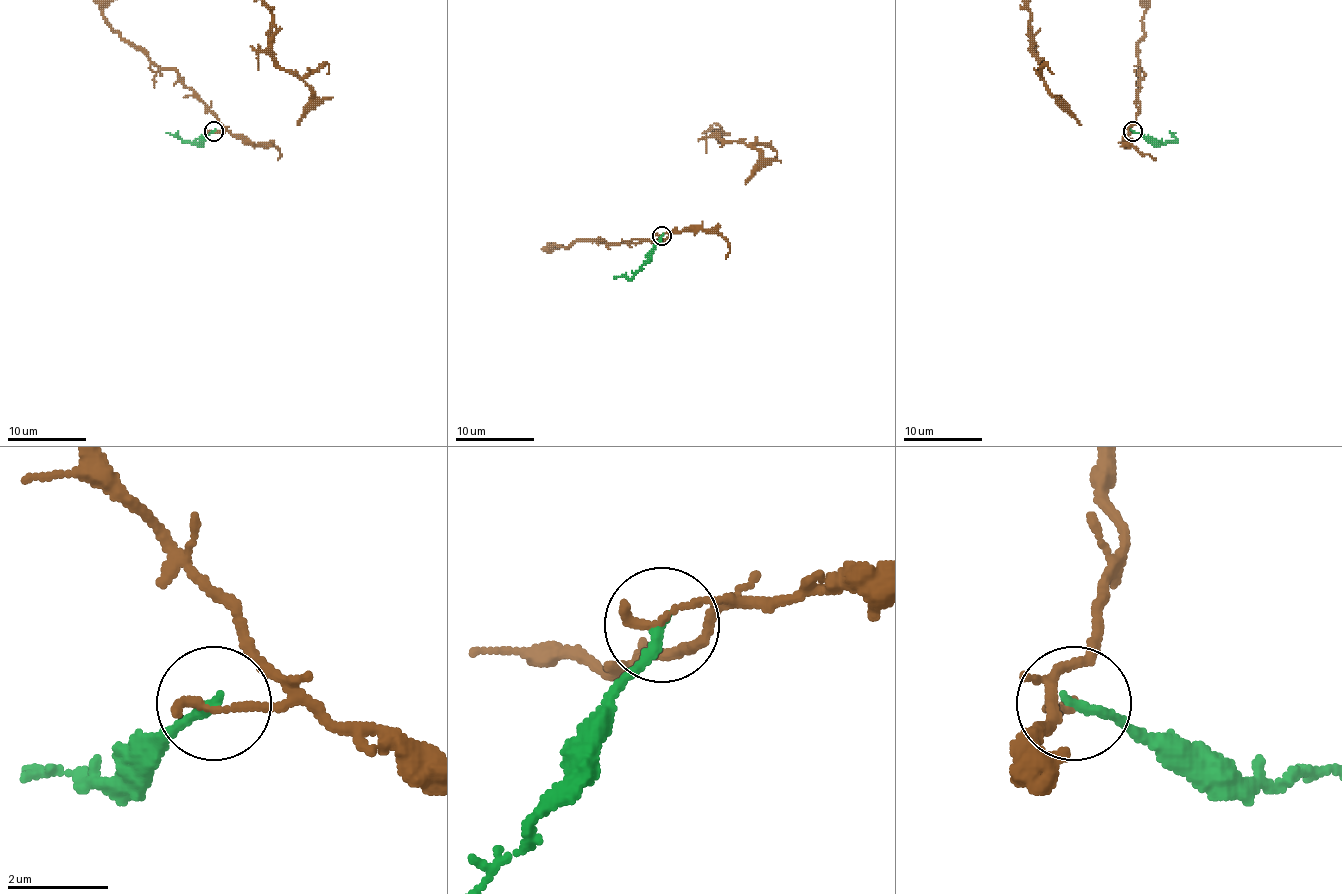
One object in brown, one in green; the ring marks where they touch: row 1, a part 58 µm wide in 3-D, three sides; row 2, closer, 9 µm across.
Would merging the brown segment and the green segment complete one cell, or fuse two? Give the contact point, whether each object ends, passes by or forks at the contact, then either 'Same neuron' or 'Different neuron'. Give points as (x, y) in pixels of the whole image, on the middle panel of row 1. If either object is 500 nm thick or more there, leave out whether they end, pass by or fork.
Place: (661, 236). At the ring brown ends. At the ring green ends. Different neuron

